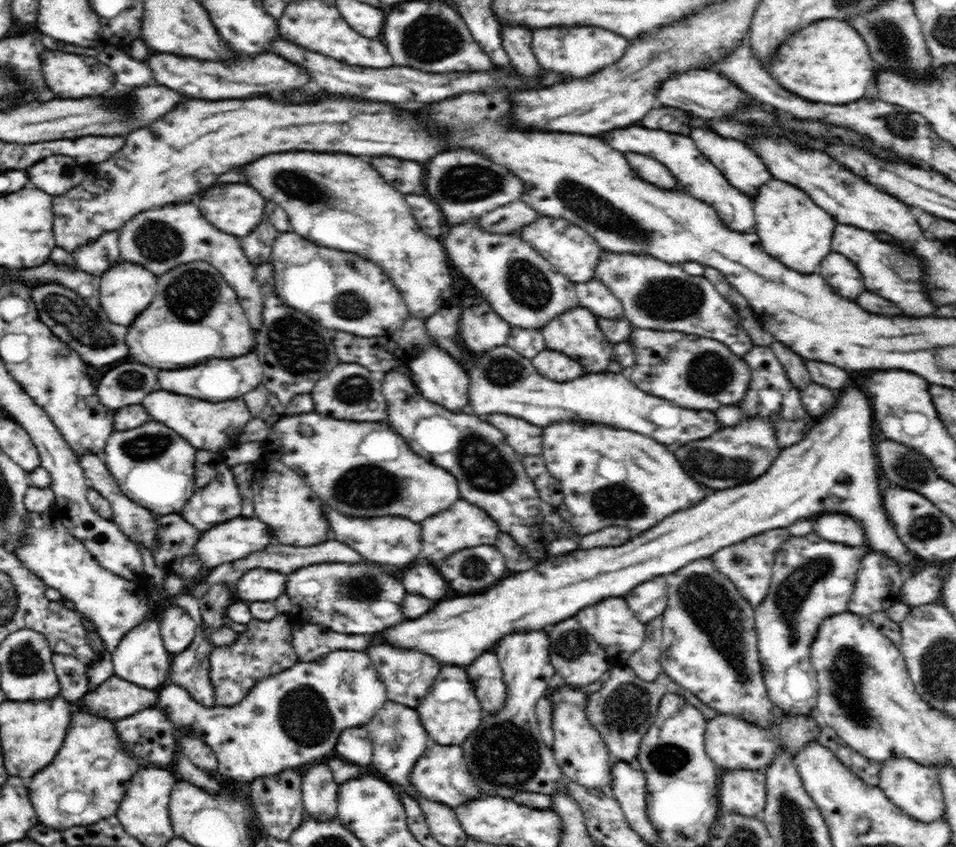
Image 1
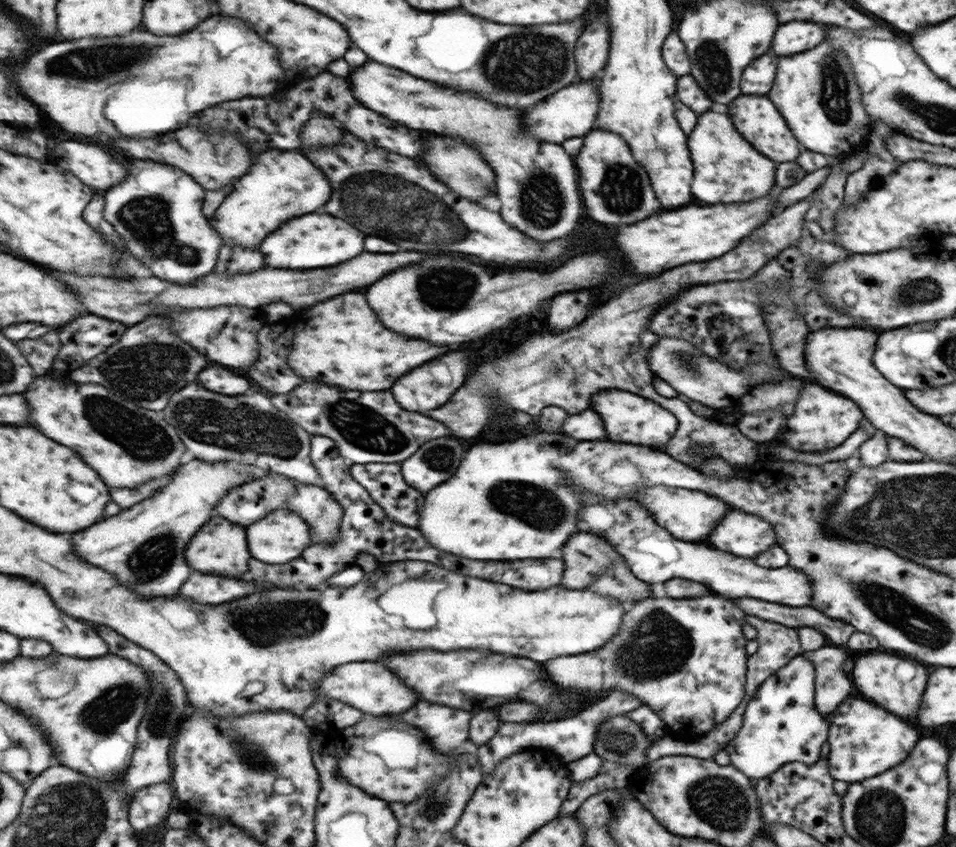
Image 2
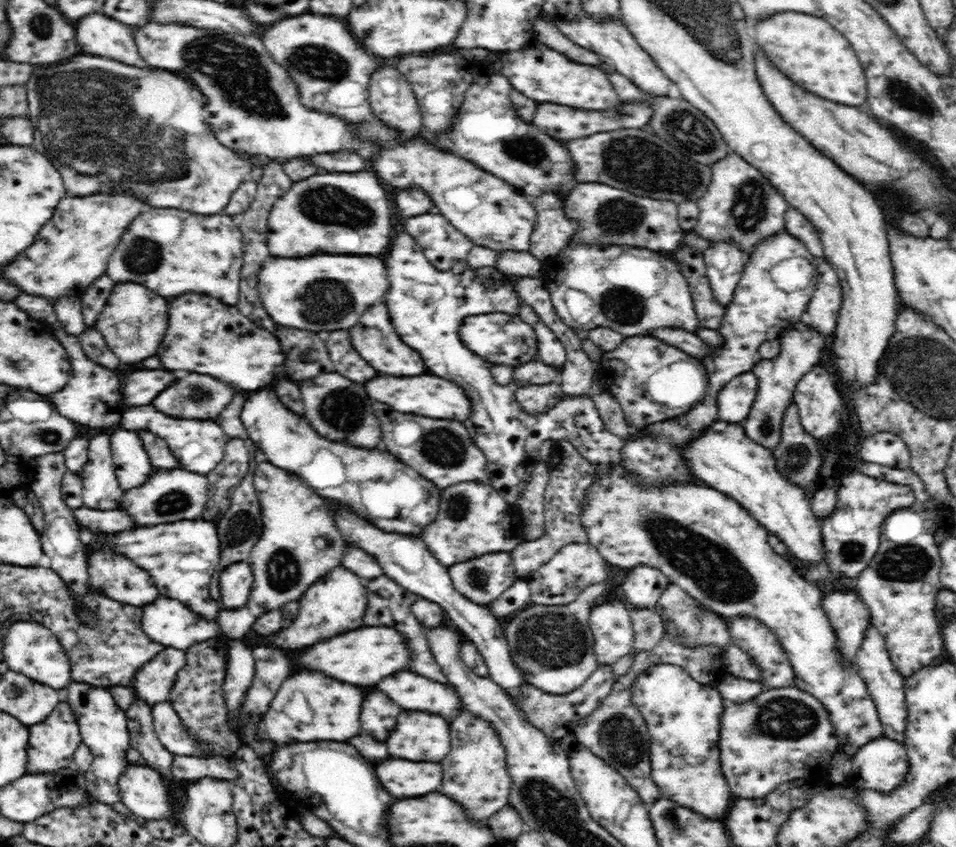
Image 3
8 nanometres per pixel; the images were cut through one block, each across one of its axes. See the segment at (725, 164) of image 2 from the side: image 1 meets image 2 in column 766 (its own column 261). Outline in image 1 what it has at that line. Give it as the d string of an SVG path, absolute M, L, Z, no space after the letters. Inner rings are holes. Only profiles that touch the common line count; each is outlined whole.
M282 152L264 156L252 164L246 164L244 174L248 182L268 200L278 202L288 214L292 231L318 246L328 246L342 252L354 252L375 262L398 287L410 310L410 316L427 320L432 314L458 305L464 298L454 286L452 266L448 262L444 245L438 238L420 229L404 194L394 190L380 174L358 156L348 154L316 154L316 152Z

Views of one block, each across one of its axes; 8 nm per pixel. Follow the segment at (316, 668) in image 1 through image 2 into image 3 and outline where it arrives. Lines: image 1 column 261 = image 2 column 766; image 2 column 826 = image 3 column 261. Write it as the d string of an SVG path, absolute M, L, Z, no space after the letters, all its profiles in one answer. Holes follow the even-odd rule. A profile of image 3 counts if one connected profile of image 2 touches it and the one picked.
M300 672L288 678L276 692L269 709L262 715L263 719L257 729L259 738L275 744L287 739L300 740L334 740L346 742L360 732L360 706L364 700L364 690L352 684L336 682L318 672Z

